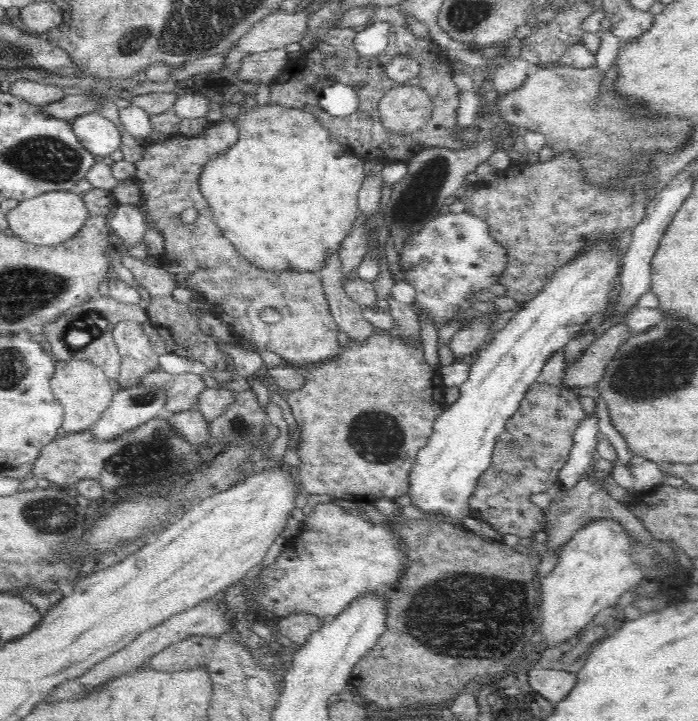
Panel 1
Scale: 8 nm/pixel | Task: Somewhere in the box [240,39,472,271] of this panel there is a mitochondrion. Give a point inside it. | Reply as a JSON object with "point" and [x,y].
{"point":[418,201]}

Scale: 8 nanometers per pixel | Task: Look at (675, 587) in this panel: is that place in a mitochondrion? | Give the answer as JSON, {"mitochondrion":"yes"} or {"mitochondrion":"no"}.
{"mitochondrion":"no"}

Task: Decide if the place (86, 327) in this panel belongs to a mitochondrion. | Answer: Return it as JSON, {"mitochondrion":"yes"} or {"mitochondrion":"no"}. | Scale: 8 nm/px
{"mitochondrion":"yes"}

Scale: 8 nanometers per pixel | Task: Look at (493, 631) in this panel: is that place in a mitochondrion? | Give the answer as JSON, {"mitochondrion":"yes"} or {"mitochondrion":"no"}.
{"mitochondrion":"yes"}

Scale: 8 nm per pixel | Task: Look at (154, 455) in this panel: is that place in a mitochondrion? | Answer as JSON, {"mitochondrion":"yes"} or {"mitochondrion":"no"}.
{"mitochondrion":"yes"}

